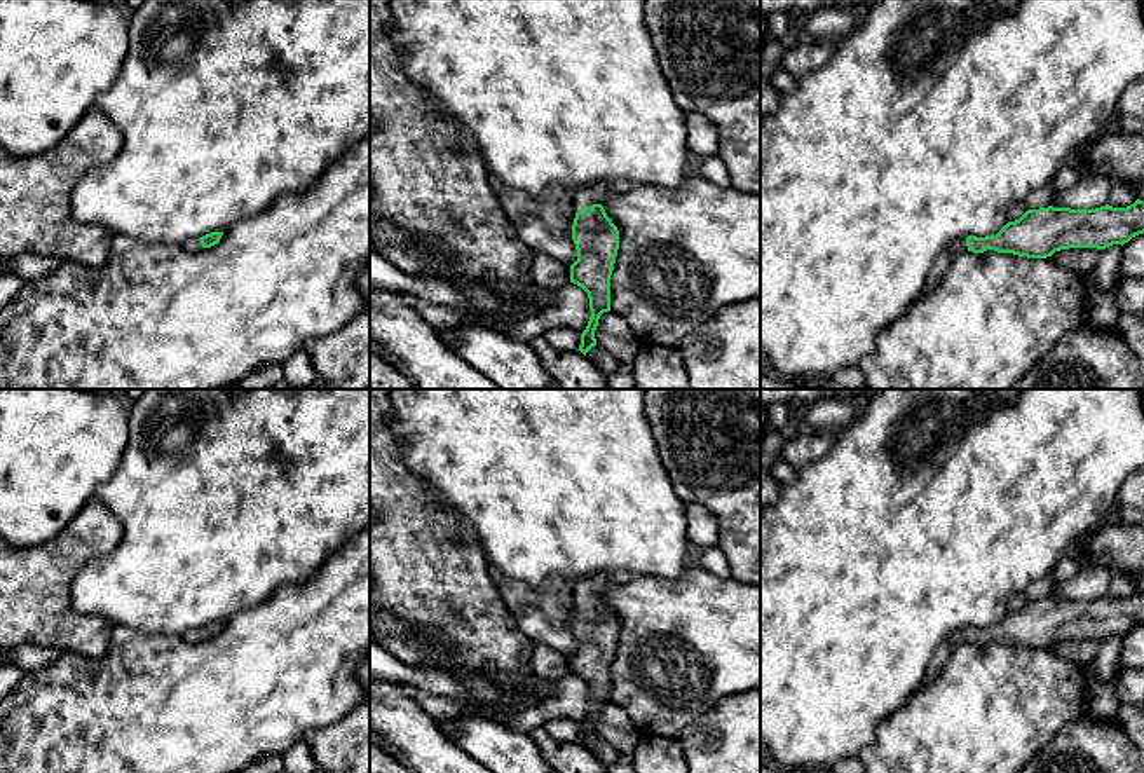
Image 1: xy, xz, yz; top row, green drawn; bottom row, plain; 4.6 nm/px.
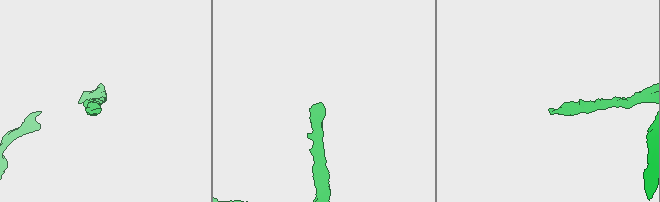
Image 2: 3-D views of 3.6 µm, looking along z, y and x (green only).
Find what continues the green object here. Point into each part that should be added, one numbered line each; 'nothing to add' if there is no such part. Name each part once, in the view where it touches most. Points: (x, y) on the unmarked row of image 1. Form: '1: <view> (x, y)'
nothing to add

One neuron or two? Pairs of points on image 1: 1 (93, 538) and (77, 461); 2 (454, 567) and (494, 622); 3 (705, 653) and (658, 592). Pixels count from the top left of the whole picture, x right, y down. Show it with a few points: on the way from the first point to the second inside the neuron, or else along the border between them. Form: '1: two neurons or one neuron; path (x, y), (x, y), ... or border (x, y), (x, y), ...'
1: two neurons; border (93, 496), (58, 534)
2: one neuron; path (454, 581), (480, 608)
3: one neuron; path (689, 637), (660, 608)

